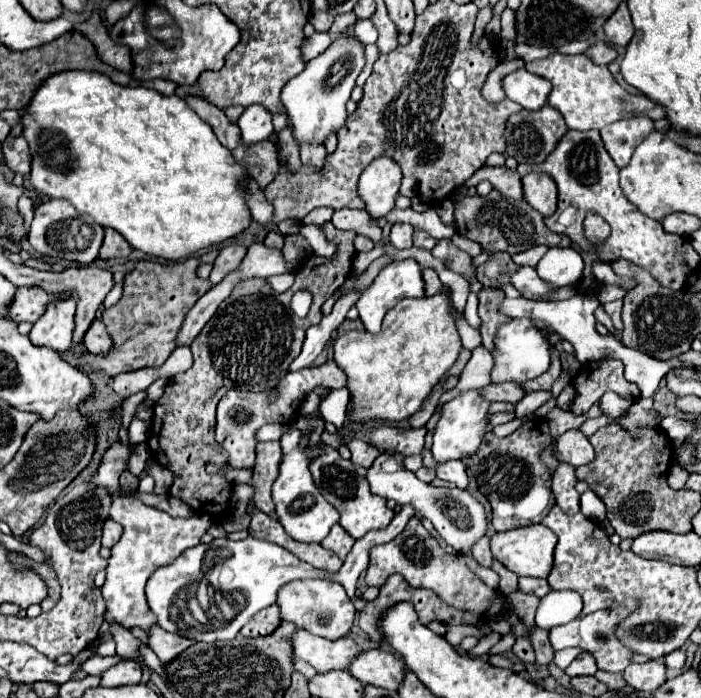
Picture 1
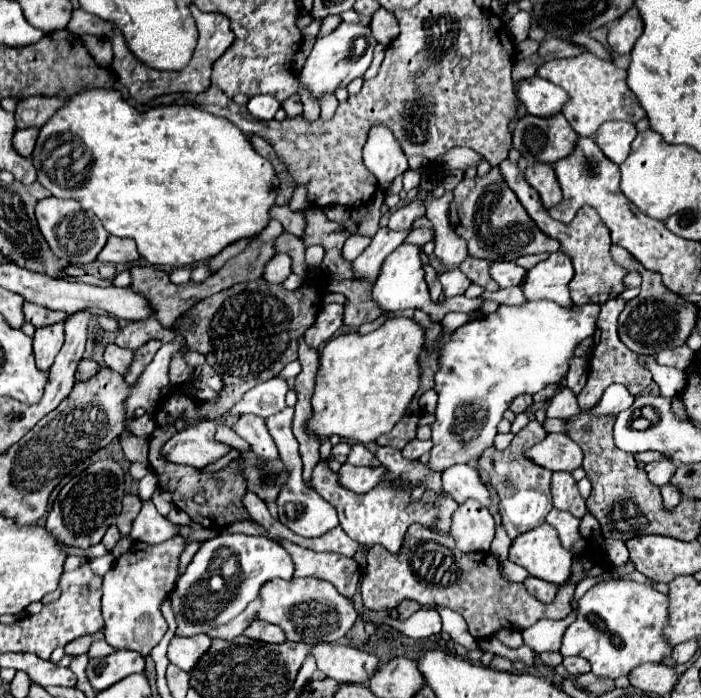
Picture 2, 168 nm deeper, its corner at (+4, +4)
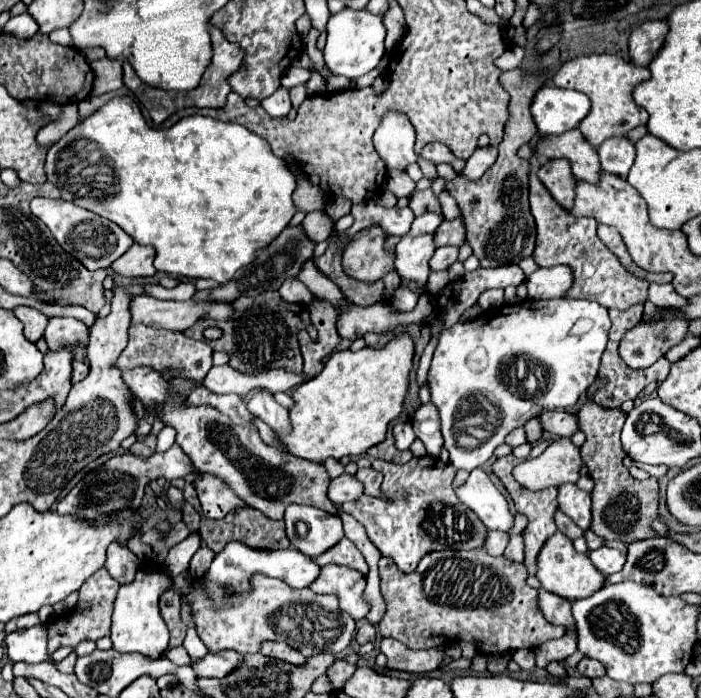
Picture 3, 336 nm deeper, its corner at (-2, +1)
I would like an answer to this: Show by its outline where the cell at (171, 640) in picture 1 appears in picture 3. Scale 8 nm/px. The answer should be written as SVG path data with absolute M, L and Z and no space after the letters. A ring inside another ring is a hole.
M219 651L219 653L207 653L201 659L193 659L193 671L197 677L217 677L223 679L227 673L231 673L239 663L243 655L237 651Z

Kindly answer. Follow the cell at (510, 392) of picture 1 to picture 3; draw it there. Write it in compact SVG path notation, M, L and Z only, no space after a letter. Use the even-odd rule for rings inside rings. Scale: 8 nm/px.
M543 411L539 415L539 421L545 431L557 437L571 437L579 429L577 417L567 411Z

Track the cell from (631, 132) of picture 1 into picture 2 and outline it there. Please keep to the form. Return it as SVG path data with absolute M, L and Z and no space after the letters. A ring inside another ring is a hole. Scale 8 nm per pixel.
M605 122L595 132L593 140L611 162L621 164L629 156L635 136L637 130L631 122Z

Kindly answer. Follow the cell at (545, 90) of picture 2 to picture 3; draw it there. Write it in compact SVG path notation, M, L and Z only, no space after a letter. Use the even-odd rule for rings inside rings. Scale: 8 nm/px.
M543 85L533 97L531 113L539 133L561 135L577 127L579 121L589 113L589 107L589 97L579 91Z

